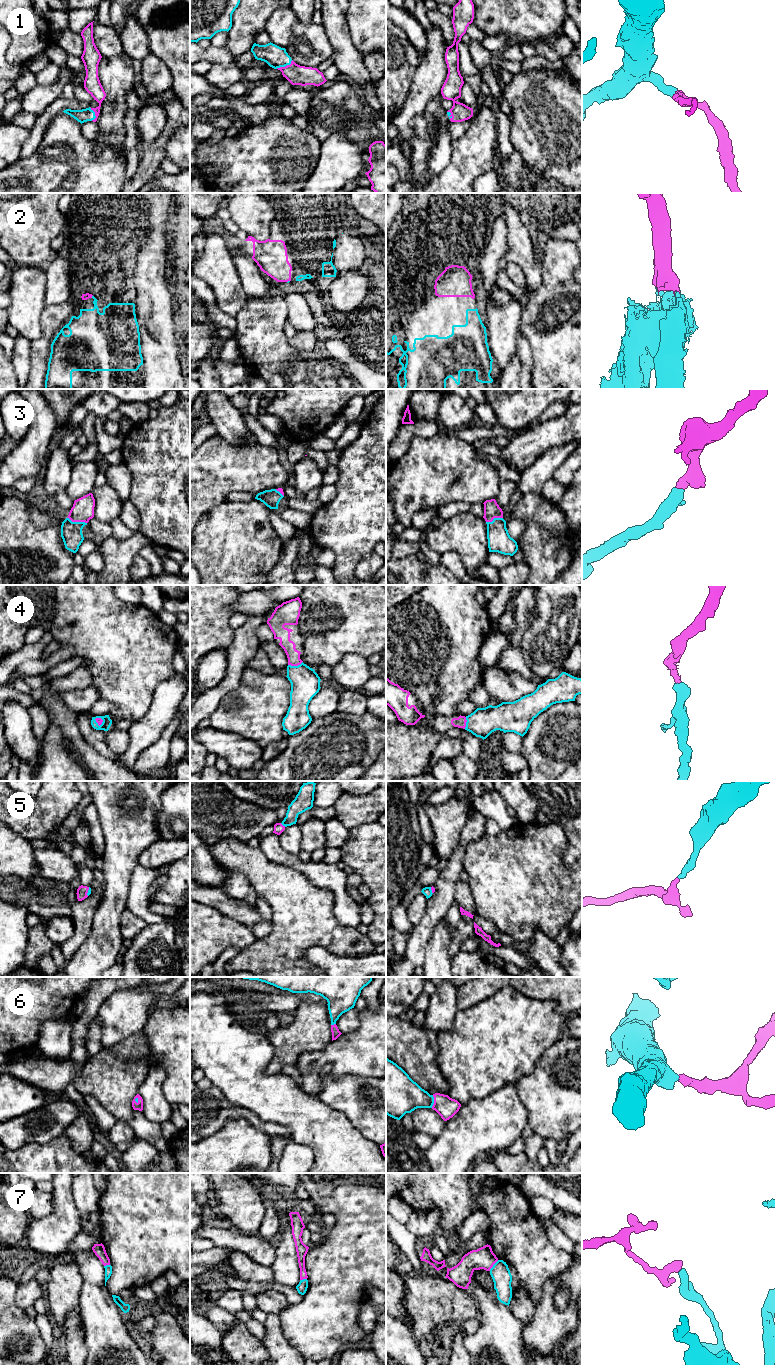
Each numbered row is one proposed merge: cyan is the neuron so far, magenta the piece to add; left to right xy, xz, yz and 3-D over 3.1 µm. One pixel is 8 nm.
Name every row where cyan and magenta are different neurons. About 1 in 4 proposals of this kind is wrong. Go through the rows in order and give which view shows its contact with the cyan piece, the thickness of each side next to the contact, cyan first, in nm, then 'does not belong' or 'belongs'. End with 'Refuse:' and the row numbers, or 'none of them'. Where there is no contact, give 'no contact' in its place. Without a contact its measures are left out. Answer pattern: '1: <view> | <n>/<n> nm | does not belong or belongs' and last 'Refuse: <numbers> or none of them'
1: xz | 170/160 nm | belongs
2: xz | 20/260 nm | belongs
3: xy | 180/180 nm | belongs
4: xz | 240/110 nm | belongs
5: xz | 150/80 nm | belongs
6: yz | 280/170 nm | belongs
7: yz | 160/180 nm | does not belong
Refuse: 7

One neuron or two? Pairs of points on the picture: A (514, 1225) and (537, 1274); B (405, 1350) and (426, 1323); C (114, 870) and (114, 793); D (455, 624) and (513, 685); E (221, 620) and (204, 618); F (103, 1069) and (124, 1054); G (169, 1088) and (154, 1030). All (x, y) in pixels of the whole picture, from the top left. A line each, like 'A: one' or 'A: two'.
A: one
B: two
C: one
D: two
E: one
F: one
G: one

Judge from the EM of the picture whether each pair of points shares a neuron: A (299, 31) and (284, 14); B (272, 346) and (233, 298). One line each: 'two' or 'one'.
A: two
B: two

